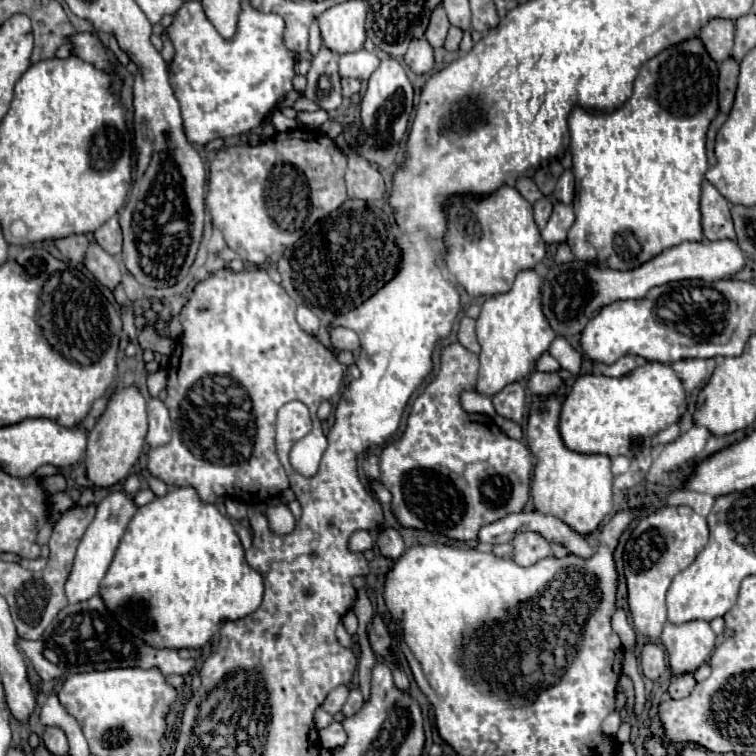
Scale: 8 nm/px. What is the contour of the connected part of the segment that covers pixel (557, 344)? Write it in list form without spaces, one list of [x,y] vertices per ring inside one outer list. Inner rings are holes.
[[[556,336],[552,347],[550,347],[548,351],[560,361],[562,369],[568,369],[573,375],[579,374],[584,357],[582,353],[574,349],[564,337]]]

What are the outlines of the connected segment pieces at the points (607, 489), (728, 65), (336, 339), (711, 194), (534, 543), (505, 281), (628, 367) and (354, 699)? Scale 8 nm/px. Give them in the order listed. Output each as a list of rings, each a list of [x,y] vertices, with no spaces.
[[[562,383],[562,387],[554,393],[554,399],[532,399],[532,411],[526,429],[528,447],[538,459],[532,479],[532,499],[536,511],[556,515],[570,529],[586,535],[592,533],[612,511],[612,459],[608,455],[576,453],[564,445],[558,431],[564,387],[566,385]]]
[[[730,57],[720,63],[720,77],[718,77],[718,101],[720,111],[728,113],[734,103],[736,95],[736,81],[738,81],[738,63]]]
[[[334,327],[330,329],[330,335],[332,335],[332,345],[342,351],[352,351],[352,353],[358,353],[360,351],[360,339],[354,331],[350,329],[344,329],[344,327]]]
[[[708,181],[702,183],[700,207],[702,207],[702,231],[706,239],[710,241],[736,239],[728,201]]]
[[[524,531],[524,533],[518,533],[514,539],[512,539],[512,545],[514,545],[514,553],[512,553],[512,559],[520,565],[532,565],[536,563],[538,559],[550,555],[552,547],[550,547],[550,541],[546,541],[542,535],[538,535],[536,531]]]
[[[510,185],[494,195],[452,195],[446,205],[446,267],[472,297],[506,293],[518,271],[532,269],[546,255],[532,217],[532,205]]]
[[[626,355],[626,357],[620,357],[616,363],[612,365],[604,365],[604,363],[596,363],[596,371],[600,371],[602,375],[606,377],[622,377],[630,371],[634,371],[636,367],[642,367],[646,363],[646,359],[638,357],[638,355]]]
[[[352,689],[350,695],[348,695],[348,699],[346,699],[346,703],[344,703],[344,707],[342,707],[342,715],[344,717],[352,717],[354,713],[360,711],[362,703],[364,703],[364,697],[362,697],[360,689]]]

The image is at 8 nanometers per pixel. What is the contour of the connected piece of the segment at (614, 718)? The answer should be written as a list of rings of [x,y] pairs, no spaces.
[[[614,711],[614,713],[610,713],[610,715],[604,719],[604,723],[602,723],[602,735],[606,735],[606,737],[616,737],[618,727],[620,727],[620,715]]]

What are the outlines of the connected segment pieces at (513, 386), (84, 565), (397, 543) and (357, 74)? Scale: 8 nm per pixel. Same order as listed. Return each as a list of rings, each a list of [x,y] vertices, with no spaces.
[[[510,383],[492,397],[492,403],[498,415],[520,423],[524,415],[524,403],[526,403],[524,387],[520,383]]]
[[[116,491],[116,493],[110,493],[108,497],[104,497],[104,501],[98,505],[98,511],[96,511],[96,517],[94,521],[90,523],[90,527],[86,529],[80,545],[78,545],[78,553],[76,553],[76,559],[74,559],[74,567],[70,571],[70,577],[66,581],[66,597],[70,603],[80,603],[80,601],[86,601],[86,599],[92,599],[96,593],[98,593],[98,587],[100,587],[100,581],[104,579],[110,563],[112,563],[112,557],[116,553],[116,547],[124,535],[124,529],[128,525],[128,521],[132,519],[132,515],[138,511],[138,507],[134,505],[134,499],[128,497],[126,493],[122,491]]]
[[[382,527],[378,533],[376,533],[376,545],[378,545],[378,551],[384,555],[384,557],[392,557],[392,559],[398,559],[402,553],[404,553],[404,539],[402,535],[392,529],[392,527]]]
[[[366,49],[340,55],[340,77],[354,77],[360,81],[368,81],[378,63],[380,63],[378,55]]]

